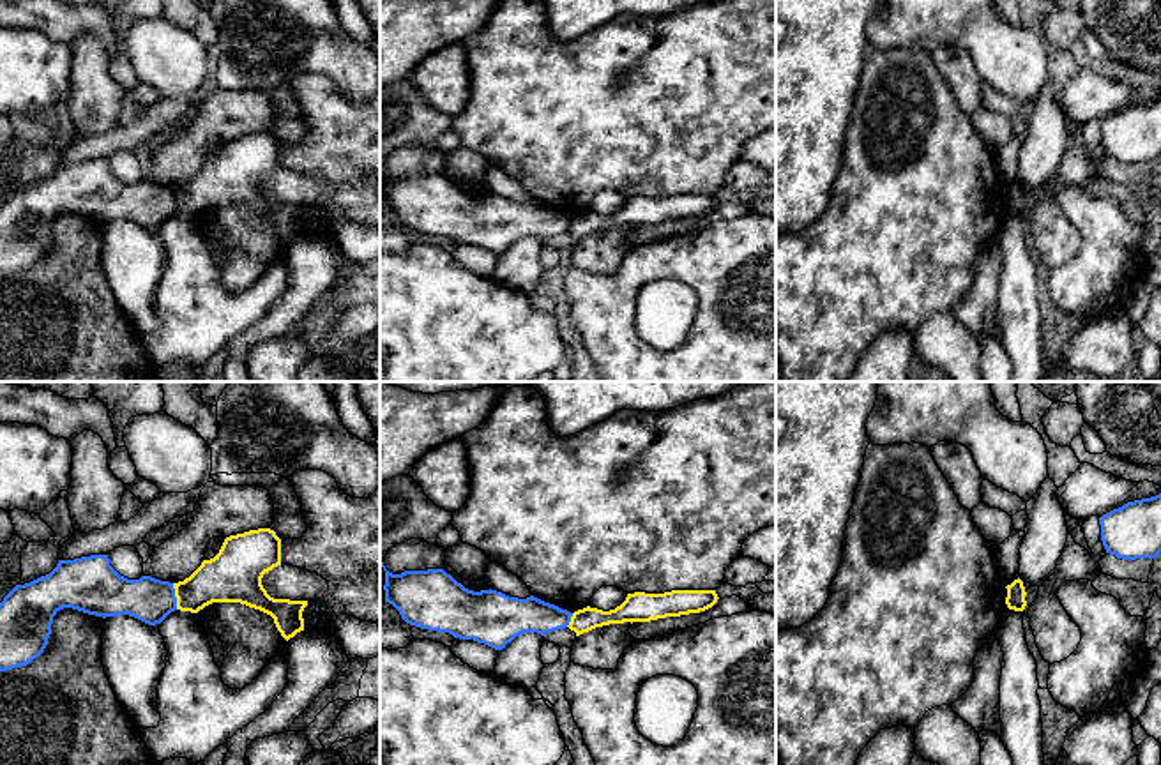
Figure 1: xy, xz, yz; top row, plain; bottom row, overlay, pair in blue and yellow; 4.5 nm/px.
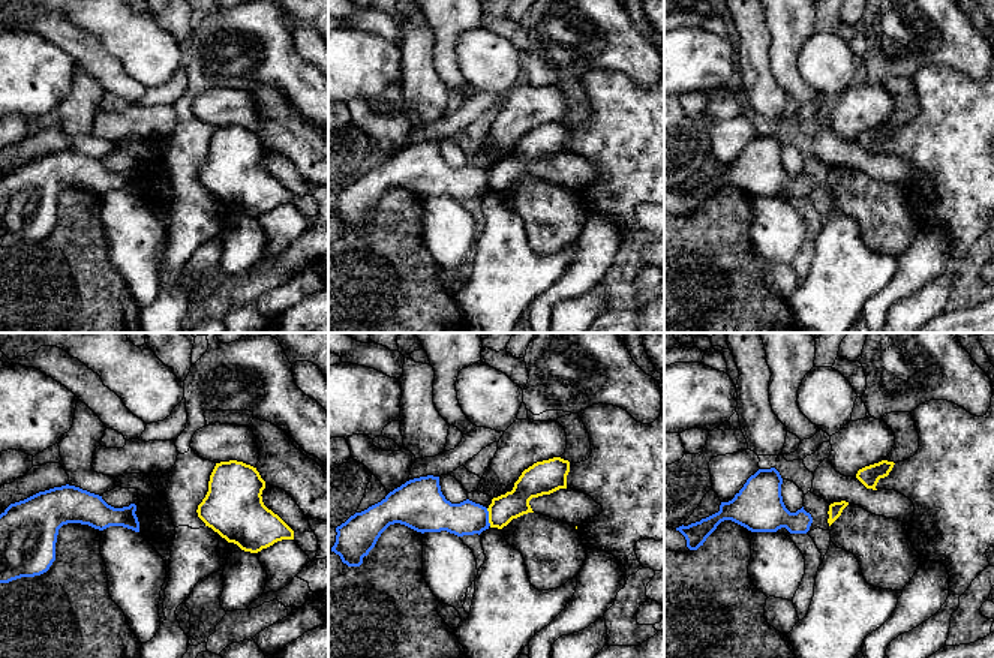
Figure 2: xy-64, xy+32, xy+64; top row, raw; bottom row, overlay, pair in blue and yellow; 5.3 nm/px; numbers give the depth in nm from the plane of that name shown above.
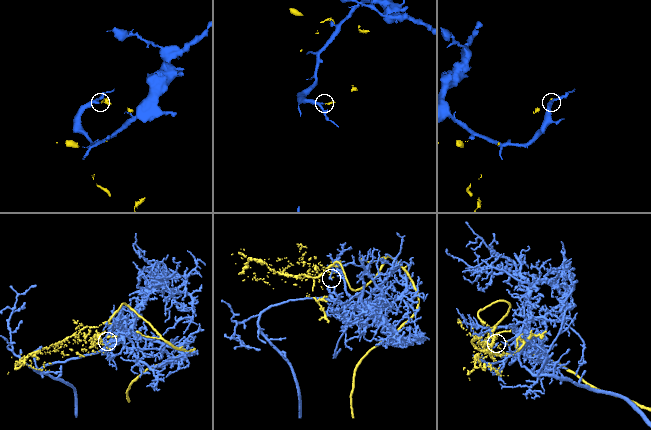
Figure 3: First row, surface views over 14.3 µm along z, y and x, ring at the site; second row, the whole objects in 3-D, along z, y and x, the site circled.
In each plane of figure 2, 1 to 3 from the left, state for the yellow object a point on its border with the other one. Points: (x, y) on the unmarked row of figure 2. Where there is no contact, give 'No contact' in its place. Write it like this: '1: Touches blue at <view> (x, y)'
1: No contact
2: Touches blue at xy+32 (488, 182)
3: No contact

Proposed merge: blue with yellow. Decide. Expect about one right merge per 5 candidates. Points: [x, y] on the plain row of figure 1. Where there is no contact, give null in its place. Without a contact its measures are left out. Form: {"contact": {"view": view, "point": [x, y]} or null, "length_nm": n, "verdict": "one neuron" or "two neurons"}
{"contact": {"view": "xy", "point": [174, 200]}, "length_nm": 120, "verdict": "two neurons"}

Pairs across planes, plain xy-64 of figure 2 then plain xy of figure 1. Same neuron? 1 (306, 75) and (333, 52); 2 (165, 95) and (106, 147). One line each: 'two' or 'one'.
1: one
2: one

